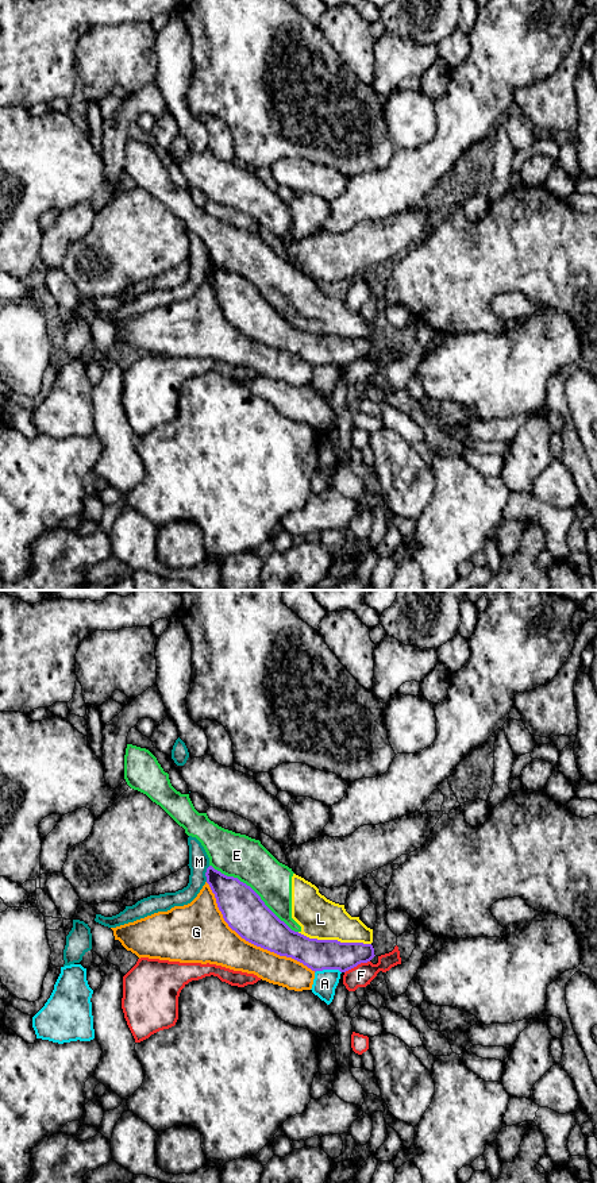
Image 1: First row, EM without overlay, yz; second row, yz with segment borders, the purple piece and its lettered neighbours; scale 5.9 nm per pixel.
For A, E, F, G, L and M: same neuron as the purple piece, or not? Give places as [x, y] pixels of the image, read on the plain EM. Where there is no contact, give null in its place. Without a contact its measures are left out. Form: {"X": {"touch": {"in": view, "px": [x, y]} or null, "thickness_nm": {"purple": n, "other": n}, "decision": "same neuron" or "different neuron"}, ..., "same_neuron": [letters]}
{"A": {"touch": {"in": "yz", "px": [327, 363]}, "thickness_nm": {"purple": 190, "other": 140}, "decision": "different neuron"}, "E": {"touch": {"in": "yz", "px": [254, 286]}, "thickness_nm": {"purple": 240, "other": 260}, "decision": "different neuron"}, "F": {"touch": {"in": "yz", "px": [357, 359]}, "thickness_nm": {"purple": 190, "other": 130}, "decision": "different neuron"}, "G": {"touch": {"in": "yz", "px": [250, 336]}, "thickness_nm": {"purple": 240, "other": 280}, "decision": "different neuron"}, "L": {"touch": {"in": "yz", "px": [334, 335]}, "thickness_nm": {"purple": 190, "other": 240}, "decision": "different neuron"}, "M": {"touch": {"in": "yz", "px": [205, 269]}, "thickness_nm": {"purple": 240, "other": 120}, "decision": "different neuron"}, "same_neuron": []}

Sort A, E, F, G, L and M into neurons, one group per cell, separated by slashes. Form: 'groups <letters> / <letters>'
groups A / E L / F / G / M

